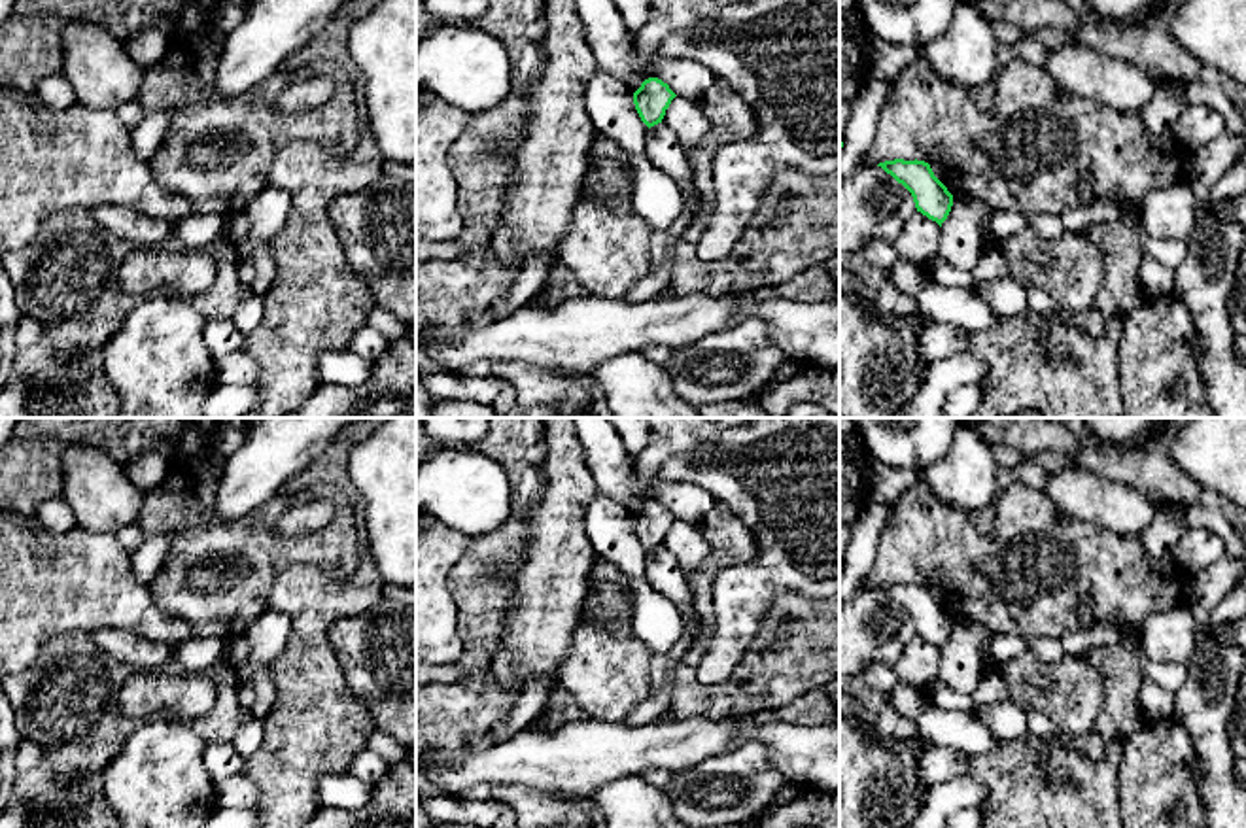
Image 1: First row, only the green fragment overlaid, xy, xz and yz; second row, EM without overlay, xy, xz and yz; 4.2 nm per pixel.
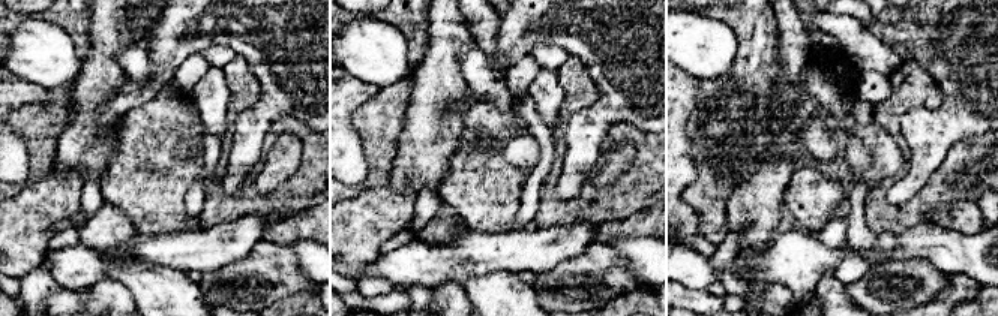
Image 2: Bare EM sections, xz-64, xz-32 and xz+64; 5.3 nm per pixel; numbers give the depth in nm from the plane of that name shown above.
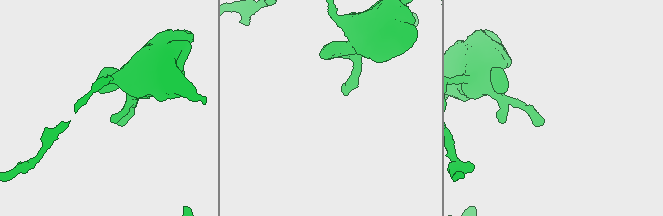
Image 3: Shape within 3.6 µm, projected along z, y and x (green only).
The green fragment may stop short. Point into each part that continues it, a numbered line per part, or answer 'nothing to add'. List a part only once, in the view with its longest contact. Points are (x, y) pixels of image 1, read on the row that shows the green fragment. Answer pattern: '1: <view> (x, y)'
nothing to add

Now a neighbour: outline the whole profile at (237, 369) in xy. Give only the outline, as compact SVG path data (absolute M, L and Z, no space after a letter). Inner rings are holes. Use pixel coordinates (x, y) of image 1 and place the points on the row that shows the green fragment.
M244 350L216 359L216 384L255 386L259 378L257 361Z

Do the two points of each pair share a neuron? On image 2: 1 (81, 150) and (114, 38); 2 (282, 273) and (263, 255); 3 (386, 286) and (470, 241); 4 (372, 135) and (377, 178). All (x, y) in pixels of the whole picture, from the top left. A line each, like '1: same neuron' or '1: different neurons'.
1: same neuron
2: same neuron
3: different neurons
4: same neuron

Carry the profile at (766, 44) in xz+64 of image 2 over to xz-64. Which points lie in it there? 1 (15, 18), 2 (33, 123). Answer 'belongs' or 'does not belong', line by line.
1: belongs
2: belongs

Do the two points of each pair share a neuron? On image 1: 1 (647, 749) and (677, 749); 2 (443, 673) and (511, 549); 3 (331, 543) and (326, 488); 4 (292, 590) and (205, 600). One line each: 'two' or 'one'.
1: one
2: one
3: one
4: two

